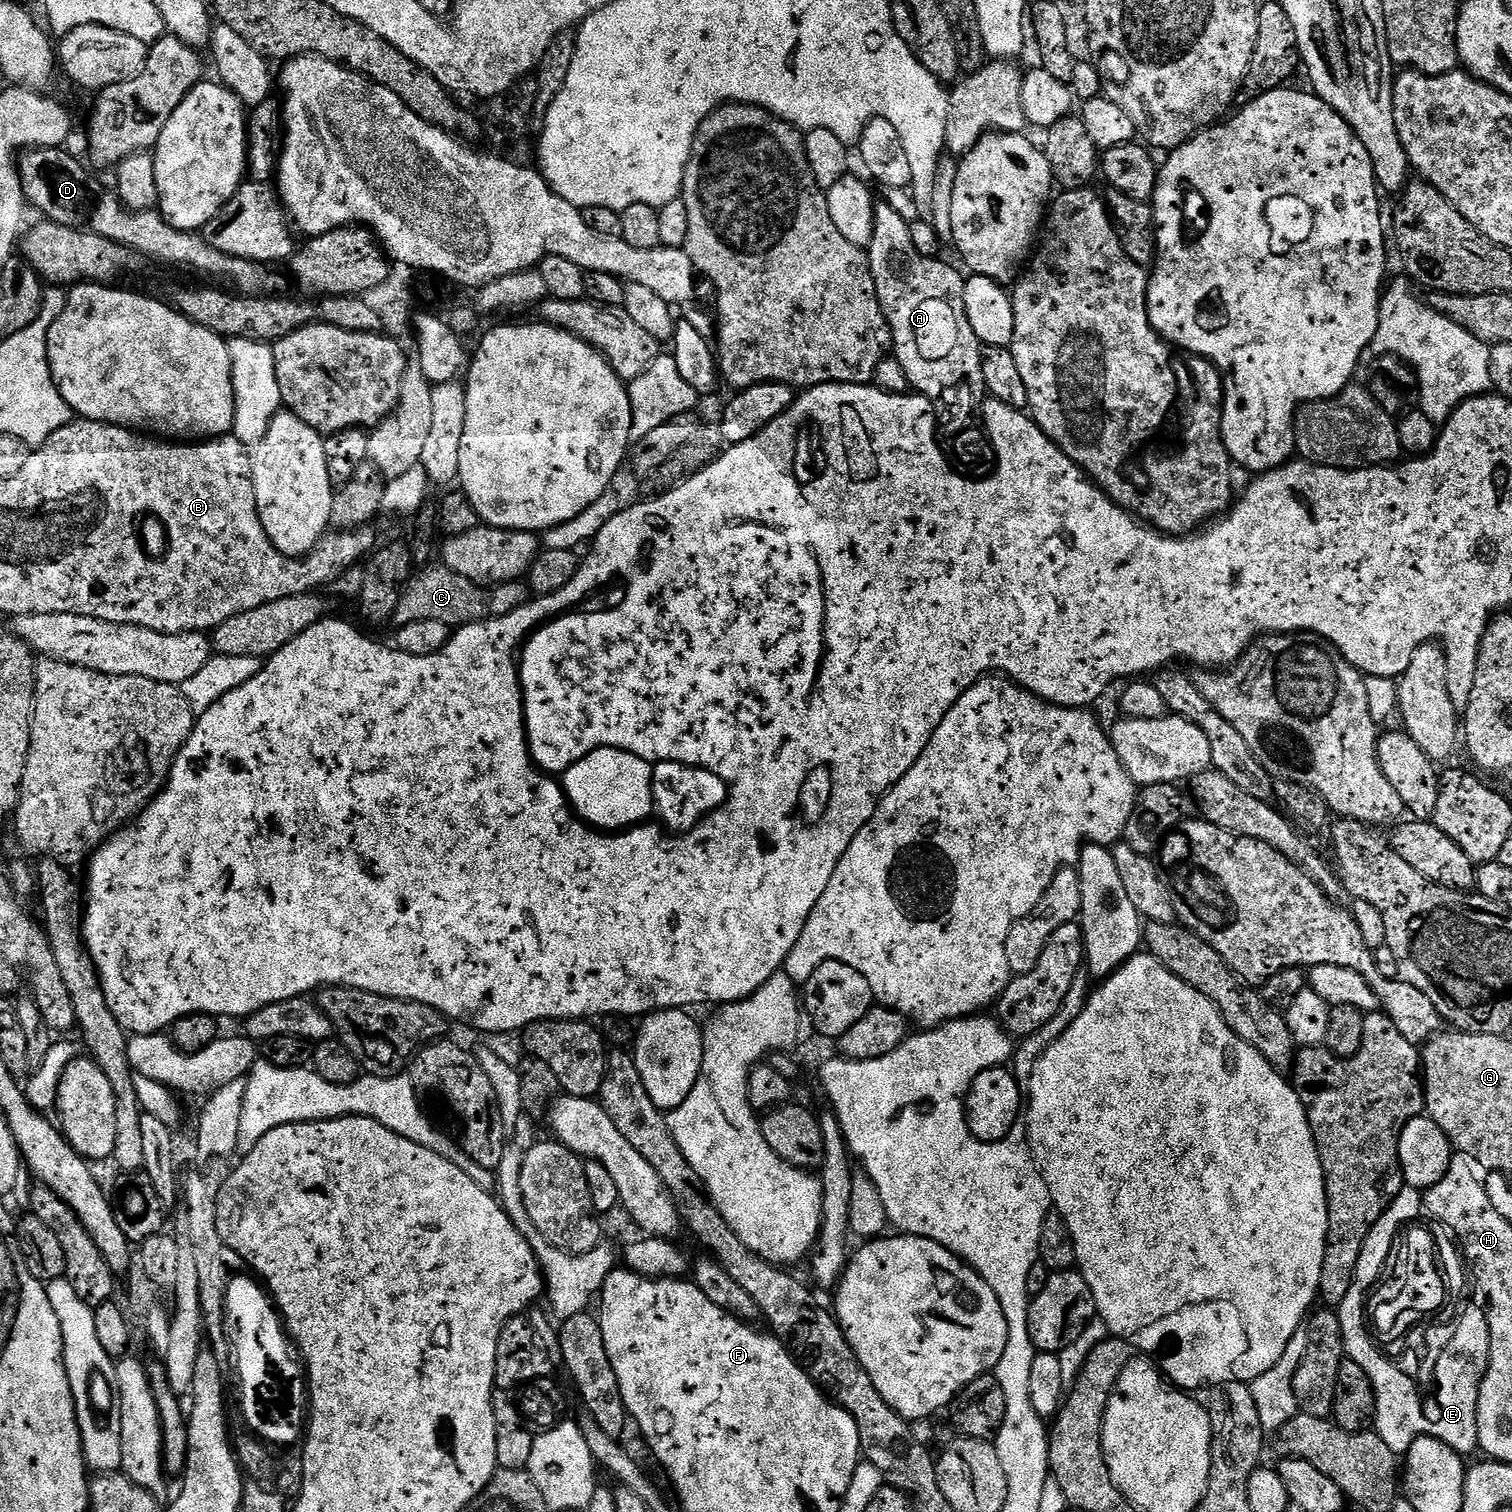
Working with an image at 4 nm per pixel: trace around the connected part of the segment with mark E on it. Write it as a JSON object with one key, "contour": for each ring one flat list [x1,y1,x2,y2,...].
{"contour":[[1404,1187,1390,1202,1388,1209,1378,1218,1378,1222,1370,1230,1366,1242,1360,1251,1358,1266,1354,1274,1354,1282,1350,1286,1350,1294,1338,1305,1341,1320,1341,1333,1344,1335,1344,1350,1347,1359,1358,1362,1372,1383,1376,1395,1376,1415,1374,1431,1381,1436,1390,1450,1397,1454,1407,1452,1411,1443,1419,1436,1436,1436,1444,1440,1454,1451,1468,1458,1478,1448,1478,1398,1480,1383,1484,1380,1489,1366,1490,1326,1487,1311,1481,1306,1464,1304,1466,1284,1452,1284,1452,1280,1440,1280,1442,1284,1442,1300,1436,1308,1426,1308,1424,1312,1416,1312,1414,1320,1408,1320,1406,1314,1398,1314,1402,1308,1394,1308,1394,1328,1384,1334,1376,1334,1378,1324,1374,1324,1374,1316,1378,1308,1396,1302,1404,1294,1406,1271,1392,1270,1384,1263,1386,1246,1391,1243,1397,1221,1412,1220,1424,1211,1424,1198,1421,1189]]}

